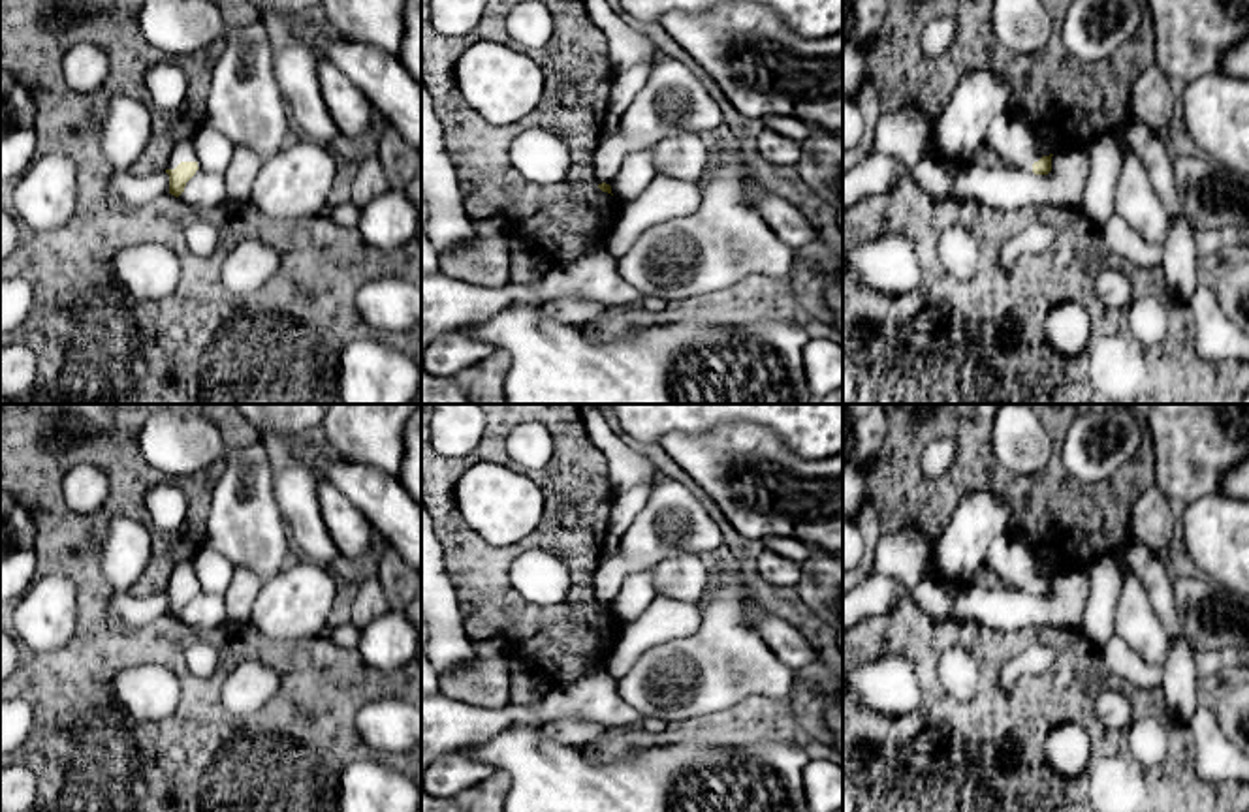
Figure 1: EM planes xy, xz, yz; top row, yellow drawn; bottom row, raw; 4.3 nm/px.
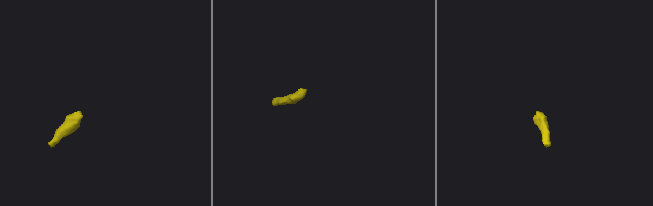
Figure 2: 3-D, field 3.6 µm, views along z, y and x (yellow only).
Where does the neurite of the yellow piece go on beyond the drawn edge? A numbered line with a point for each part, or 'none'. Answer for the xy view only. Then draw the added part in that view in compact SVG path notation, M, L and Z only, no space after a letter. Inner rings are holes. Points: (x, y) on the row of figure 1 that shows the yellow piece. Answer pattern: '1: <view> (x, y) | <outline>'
1: xy (183, 151) | M194 130L179 133L167 162L167 169L175 169L181 162L198 162L194 147Z

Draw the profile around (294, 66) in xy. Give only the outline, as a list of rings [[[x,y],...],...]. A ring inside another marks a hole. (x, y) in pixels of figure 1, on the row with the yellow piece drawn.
[[[277,36],[273,71],[292,126],[295,133],[329,145],[340,132],[320,92],[316,64],[318,56],[310,49]]]

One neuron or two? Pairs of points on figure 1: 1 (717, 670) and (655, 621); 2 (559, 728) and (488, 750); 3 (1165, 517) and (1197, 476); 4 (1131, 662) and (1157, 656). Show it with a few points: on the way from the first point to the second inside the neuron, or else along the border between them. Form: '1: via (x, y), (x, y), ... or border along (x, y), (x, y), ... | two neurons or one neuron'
1: border along (700, 606), (693, 634), (636, 658) | two neurons
2: border along (538, 728), (544, 737), (584, 750) | two neurons
3: border along (1172, 502), (1178, 508) | two neurons
4: border along (1116, 634), (1148, 662), (1161, 668) | two neurons

